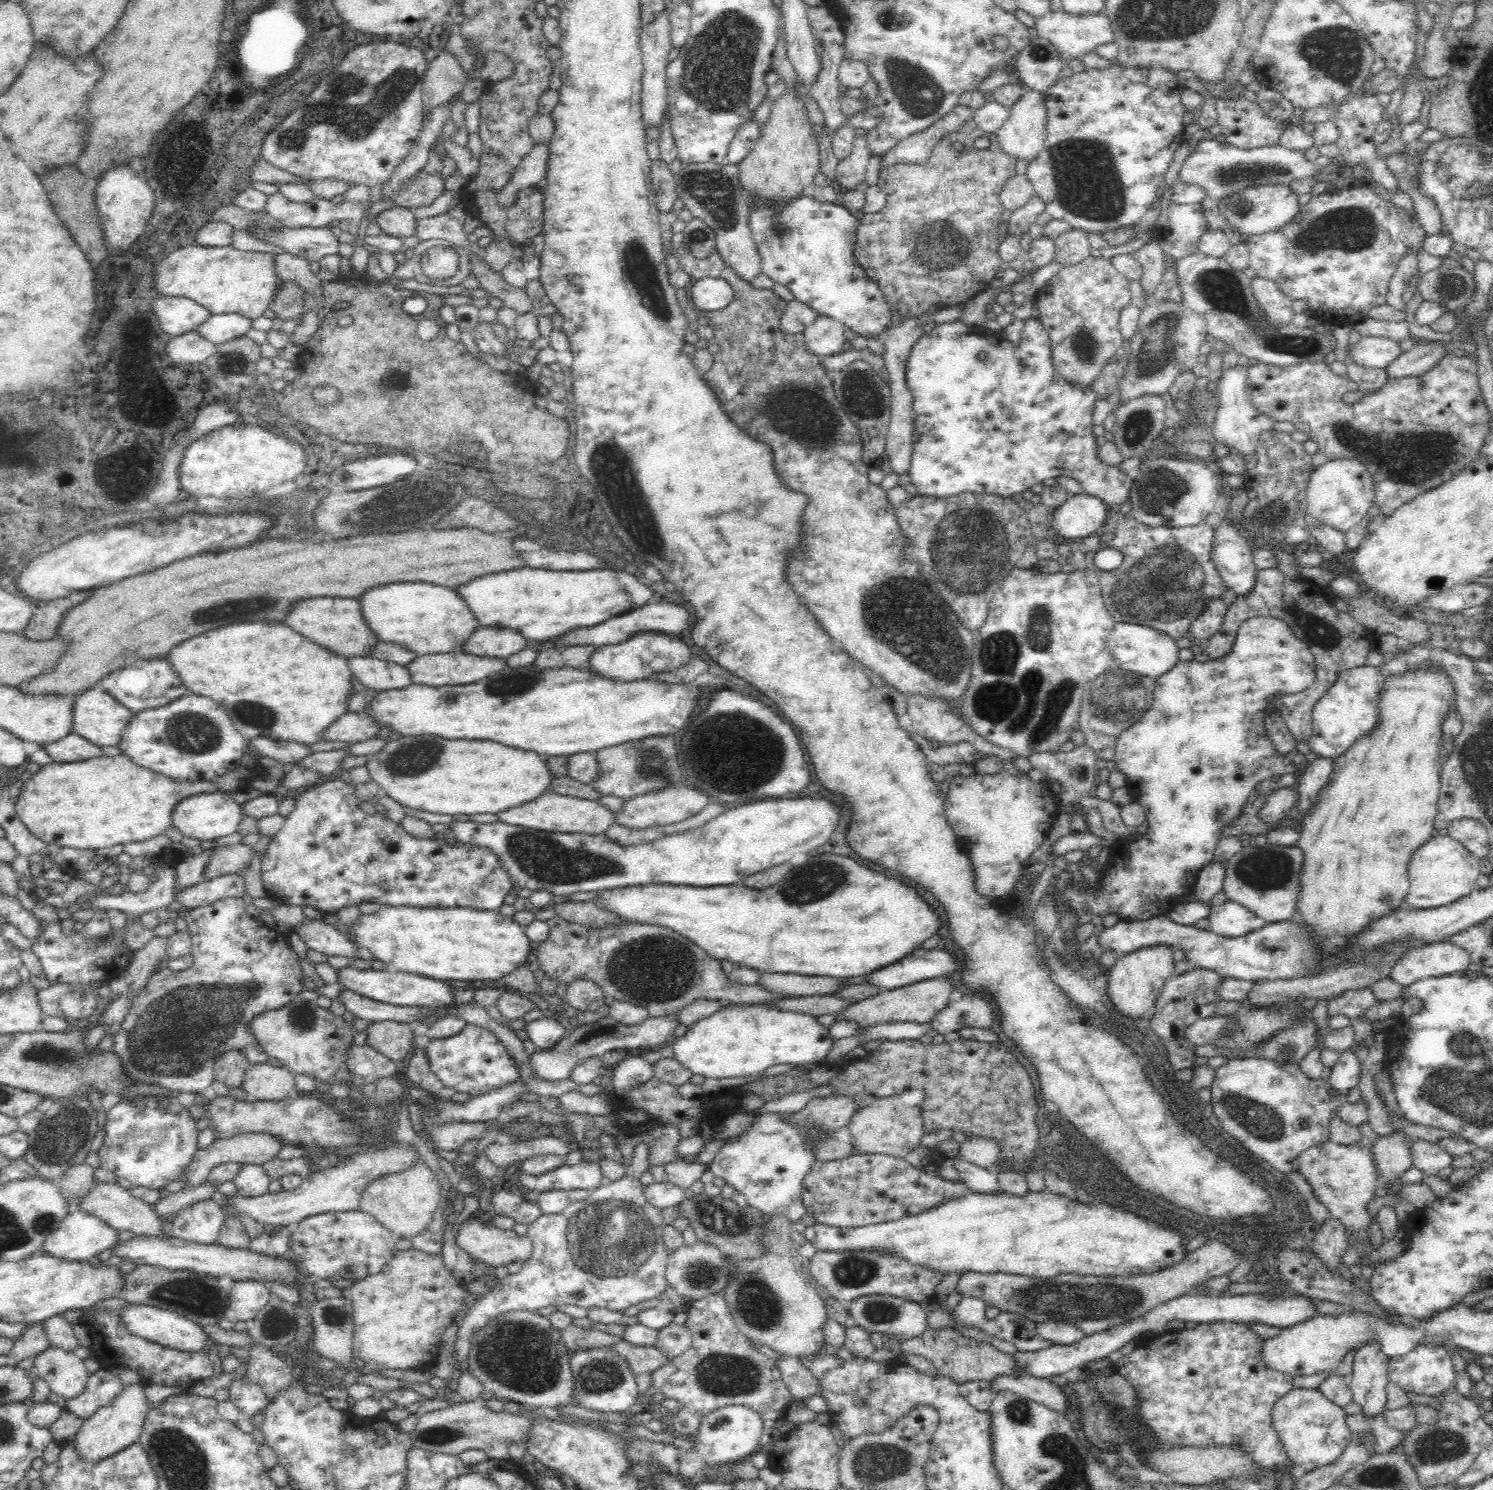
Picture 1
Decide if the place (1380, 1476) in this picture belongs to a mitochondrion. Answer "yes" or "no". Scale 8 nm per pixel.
yes

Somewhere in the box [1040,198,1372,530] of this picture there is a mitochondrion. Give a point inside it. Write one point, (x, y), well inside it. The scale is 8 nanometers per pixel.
(1223, 288)

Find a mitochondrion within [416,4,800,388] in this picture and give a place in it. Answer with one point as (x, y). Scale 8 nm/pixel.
(717, 73)

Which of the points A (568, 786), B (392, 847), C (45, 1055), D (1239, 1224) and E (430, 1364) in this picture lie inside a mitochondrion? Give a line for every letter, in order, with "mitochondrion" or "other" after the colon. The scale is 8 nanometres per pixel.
A: other
B: other
C: mitochondrion
D: other
E: other

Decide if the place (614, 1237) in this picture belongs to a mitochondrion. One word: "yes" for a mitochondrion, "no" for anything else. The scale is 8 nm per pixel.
yes

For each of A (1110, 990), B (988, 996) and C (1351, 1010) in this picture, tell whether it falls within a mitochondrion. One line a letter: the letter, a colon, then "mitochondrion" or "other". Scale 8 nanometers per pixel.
A: other
B: other
C: other

